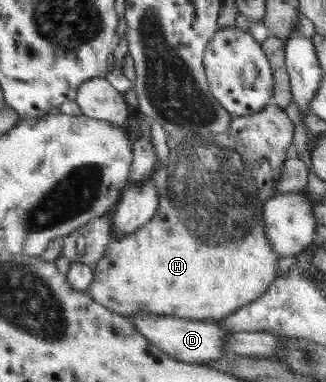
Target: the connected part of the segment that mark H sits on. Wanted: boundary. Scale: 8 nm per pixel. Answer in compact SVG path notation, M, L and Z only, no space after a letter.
M274 103L266 105L259 113L235 117L232 119L230 127L221 135L211 134L205 139L193 138L185 143L177 143L170 135L167 135L167 144L171 149L170 155L157 165L156 172L151 175L151 181L155 190L157 190L157 199L159 200L157 211L145 225L142 225L133 233L127 234L119 240L111 241L103 258L92 265L94 280L90 286L89 295L96 302L99 302L99 305L113 310L114 313L128 320L133 319L137 313L145 313L145 315L157 315L159 317L172 316L183 320L207 321L219 321L223 317L232 316L239 309L245 308L258 297L263 296L277 280L277 264L279 264L280 257L275 253L275 249L271 246L269 237L266 235L265 218L262 213L265 211L266 201L276 194L275 184L279 179L283 164L286 163L285 153L291 147L291 141L293 141L293 121L285 115L285 111Z

